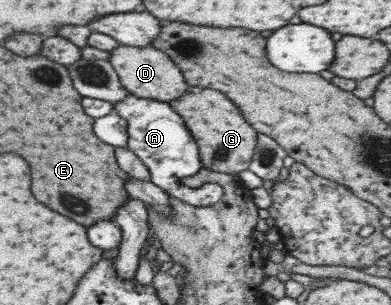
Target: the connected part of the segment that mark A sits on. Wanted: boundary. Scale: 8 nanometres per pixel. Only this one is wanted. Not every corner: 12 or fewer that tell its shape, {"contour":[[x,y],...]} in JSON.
{"contour":[[129,94],[113,110],[149,180],[195,207],[221,186],[191,189],[199,148],[167,102]]}

